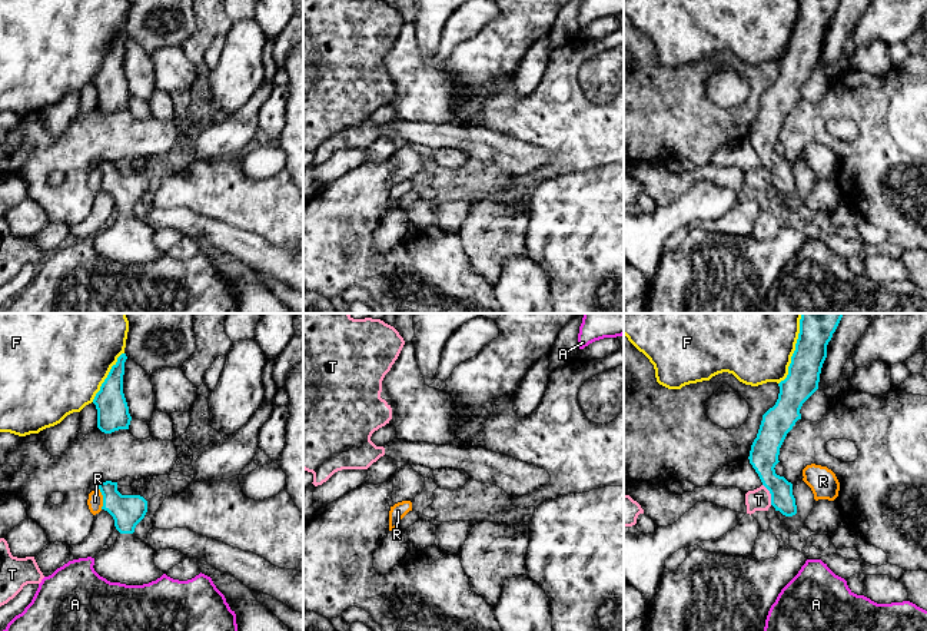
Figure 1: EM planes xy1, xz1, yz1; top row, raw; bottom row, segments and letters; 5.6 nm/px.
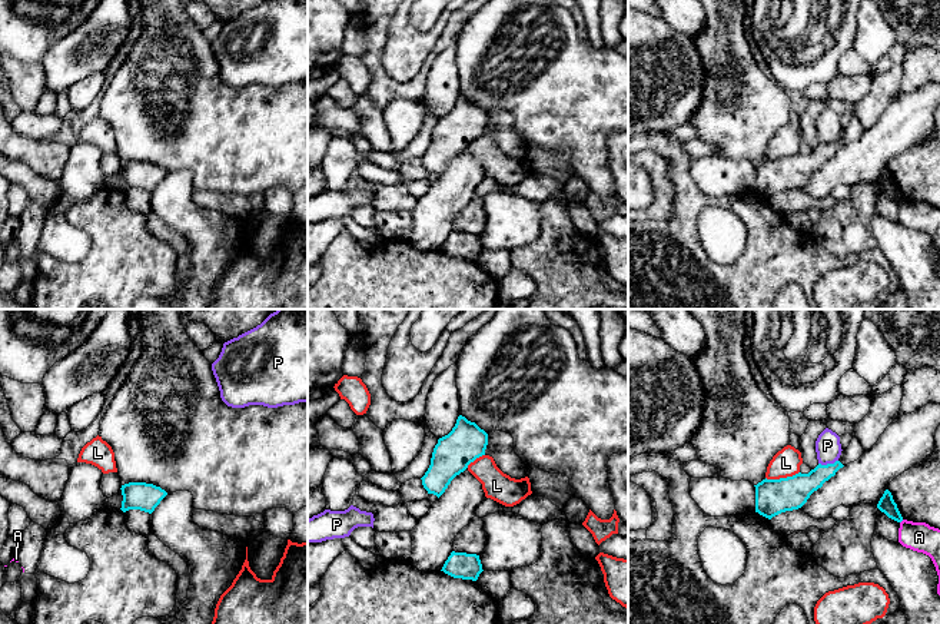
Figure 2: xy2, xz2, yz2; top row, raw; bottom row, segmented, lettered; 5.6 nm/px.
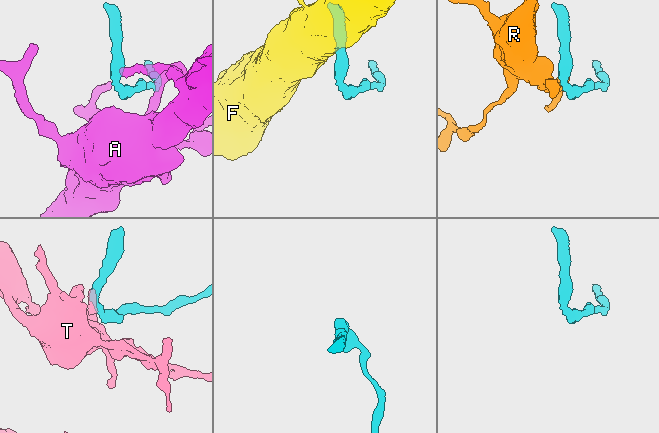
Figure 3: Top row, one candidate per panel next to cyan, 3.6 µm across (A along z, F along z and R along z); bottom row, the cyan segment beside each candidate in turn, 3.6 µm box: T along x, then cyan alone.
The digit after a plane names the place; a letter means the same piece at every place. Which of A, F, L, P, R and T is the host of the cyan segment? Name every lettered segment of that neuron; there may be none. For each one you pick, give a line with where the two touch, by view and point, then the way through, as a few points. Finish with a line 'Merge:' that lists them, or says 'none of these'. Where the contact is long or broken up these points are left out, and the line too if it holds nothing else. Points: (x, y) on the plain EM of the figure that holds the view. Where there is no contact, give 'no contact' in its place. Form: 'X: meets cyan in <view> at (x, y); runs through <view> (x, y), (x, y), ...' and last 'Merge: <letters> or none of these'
Merge: none of these

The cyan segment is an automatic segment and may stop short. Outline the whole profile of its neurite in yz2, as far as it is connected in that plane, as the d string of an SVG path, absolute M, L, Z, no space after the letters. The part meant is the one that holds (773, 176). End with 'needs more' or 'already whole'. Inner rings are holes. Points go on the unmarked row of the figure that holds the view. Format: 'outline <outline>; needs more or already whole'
outline M818 143L808 153L795 153L780 159L763 159L755 166L755 192L771 199L773 196L801 187L810 175L823 166L844 145Z; already whole

